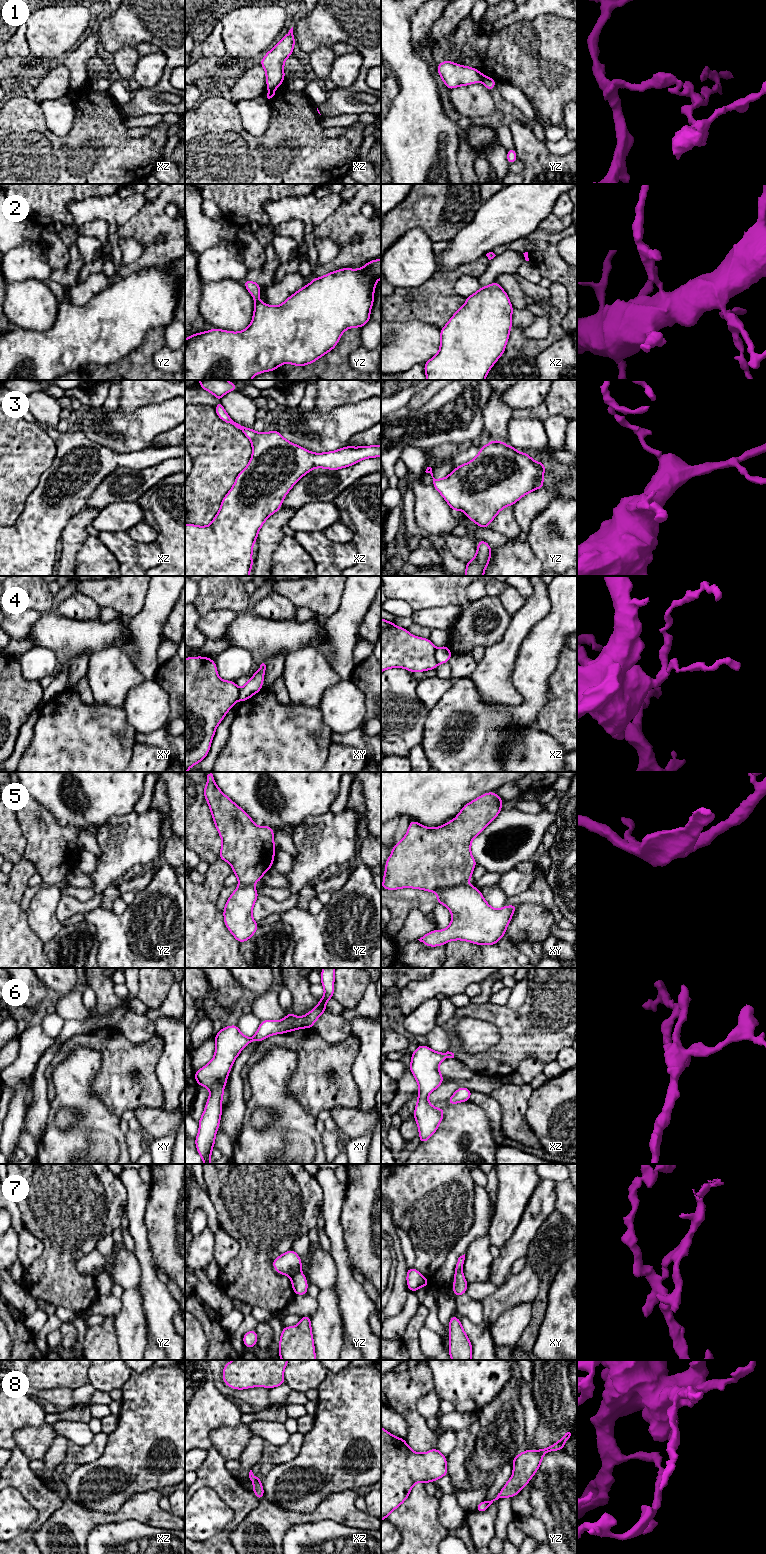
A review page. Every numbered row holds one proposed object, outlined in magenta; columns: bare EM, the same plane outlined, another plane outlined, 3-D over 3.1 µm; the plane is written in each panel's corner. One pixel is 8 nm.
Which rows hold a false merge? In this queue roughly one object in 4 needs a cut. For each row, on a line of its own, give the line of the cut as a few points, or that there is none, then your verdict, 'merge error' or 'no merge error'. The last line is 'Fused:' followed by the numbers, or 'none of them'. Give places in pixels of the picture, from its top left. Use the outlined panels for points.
1: cut in xz along (274, 88), (268, 90); merge error
2: no cut; no merge error
3: no cut; no merge error
4: cut in xz along (435, 649), (435, 660), (437, 662); merge error
5: cut in xy along (465, 883), (441, 888), (436, 891); merge error
6: no cut; no merge error
7: no cut; no merge error
8: no cut; no merge error
Fused: 1, 4, 5

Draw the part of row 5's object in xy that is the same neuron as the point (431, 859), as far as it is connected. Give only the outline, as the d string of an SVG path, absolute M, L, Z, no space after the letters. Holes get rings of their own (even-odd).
M488 792L464 805L459 814L438 828L428 828L410 820L406 835L393 845L385 864L381 888L397 890L414 888L429 892L466 884L477 865L471 854L471 842L502 811L504 803L496 792Z

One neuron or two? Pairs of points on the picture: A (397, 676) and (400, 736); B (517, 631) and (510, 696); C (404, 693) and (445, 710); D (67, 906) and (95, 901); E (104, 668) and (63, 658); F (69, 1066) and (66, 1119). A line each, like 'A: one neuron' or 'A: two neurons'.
A: one neuron
B: one neuron
C: two neurons
D: one neuron
E: two neurons
F: two neurons

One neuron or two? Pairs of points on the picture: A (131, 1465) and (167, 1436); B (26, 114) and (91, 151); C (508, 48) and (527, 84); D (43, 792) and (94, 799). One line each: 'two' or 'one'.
A: one
B: one
C: one
D: one

